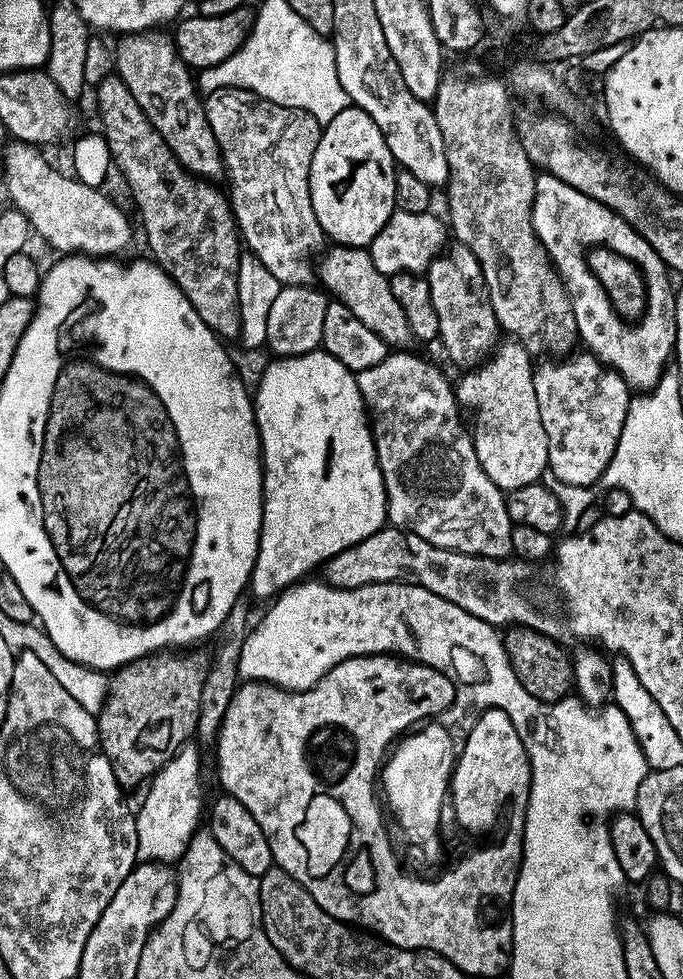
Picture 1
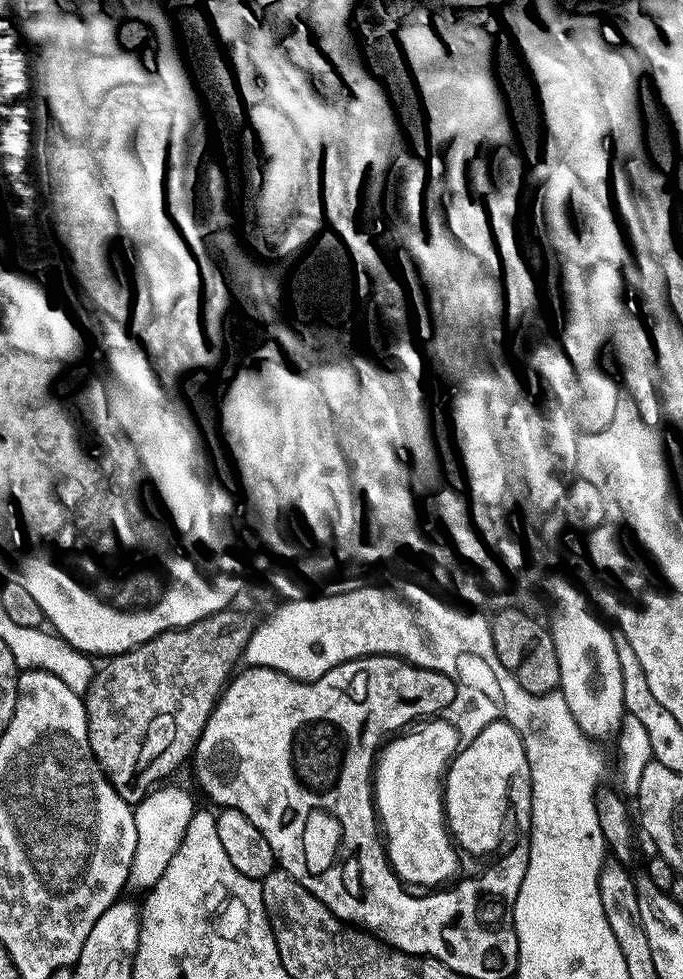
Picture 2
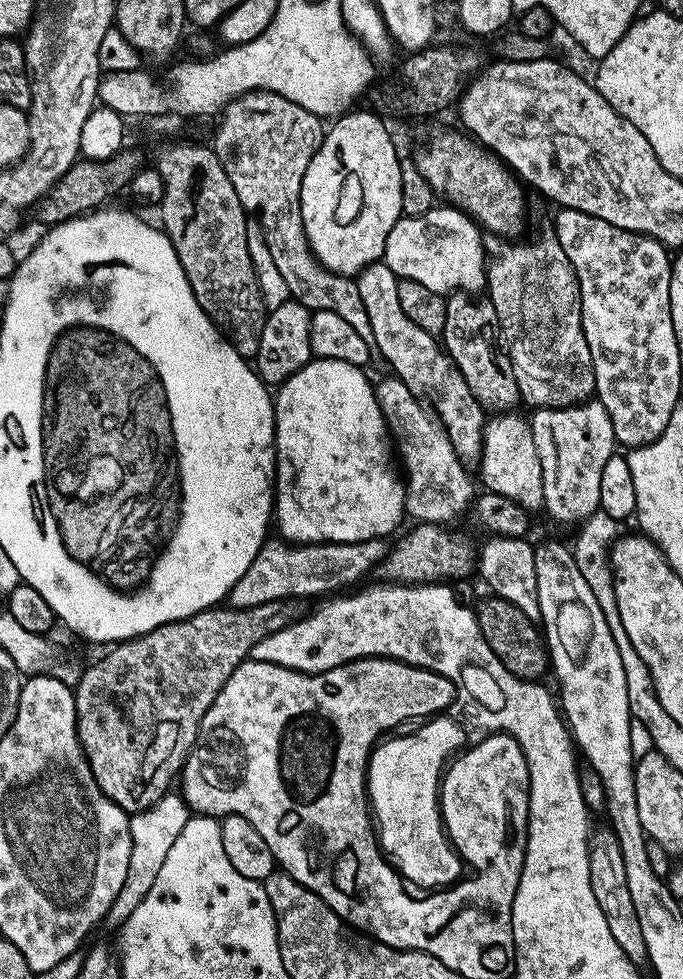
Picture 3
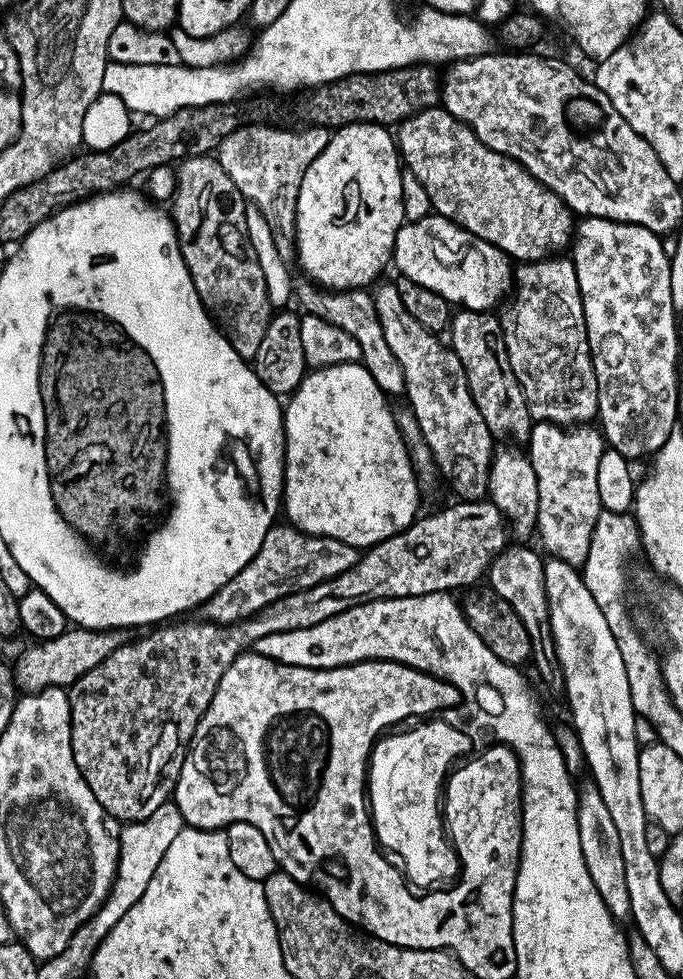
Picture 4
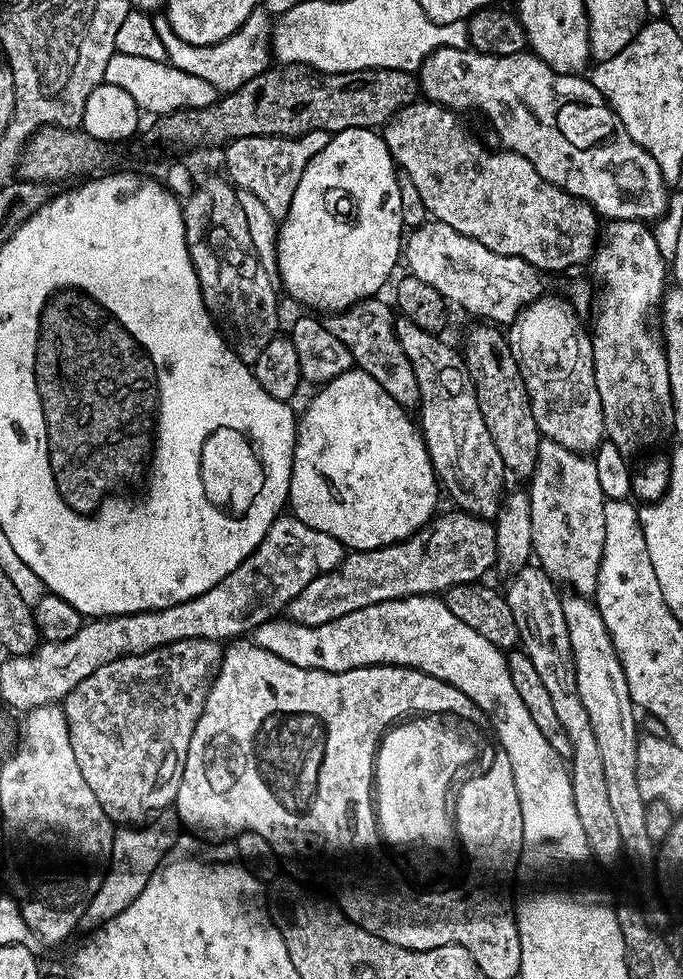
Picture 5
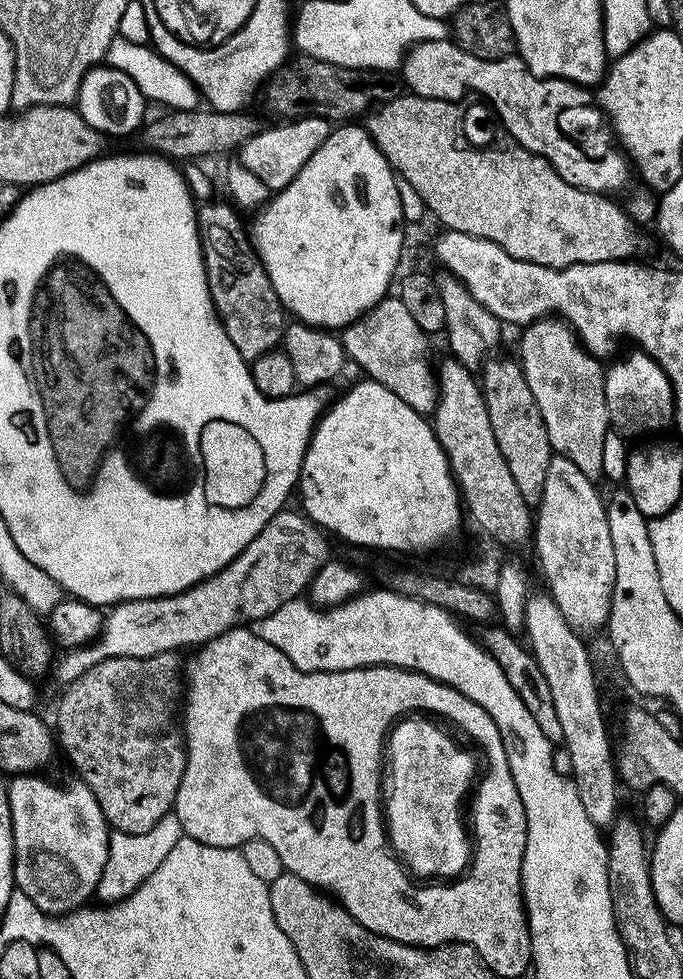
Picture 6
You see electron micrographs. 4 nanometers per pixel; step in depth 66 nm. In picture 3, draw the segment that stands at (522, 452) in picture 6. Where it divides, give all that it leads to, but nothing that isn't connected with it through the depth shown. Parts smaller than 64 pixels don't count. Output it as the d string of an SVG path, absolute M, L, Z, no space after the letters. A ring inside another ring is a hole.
M456 291L446 299L446 330L442 347L462 370L466 386L478 398L480 407L492 414L503 414L521 403L518 382L500 330L497 311L488 298L477 298L467 292Z

